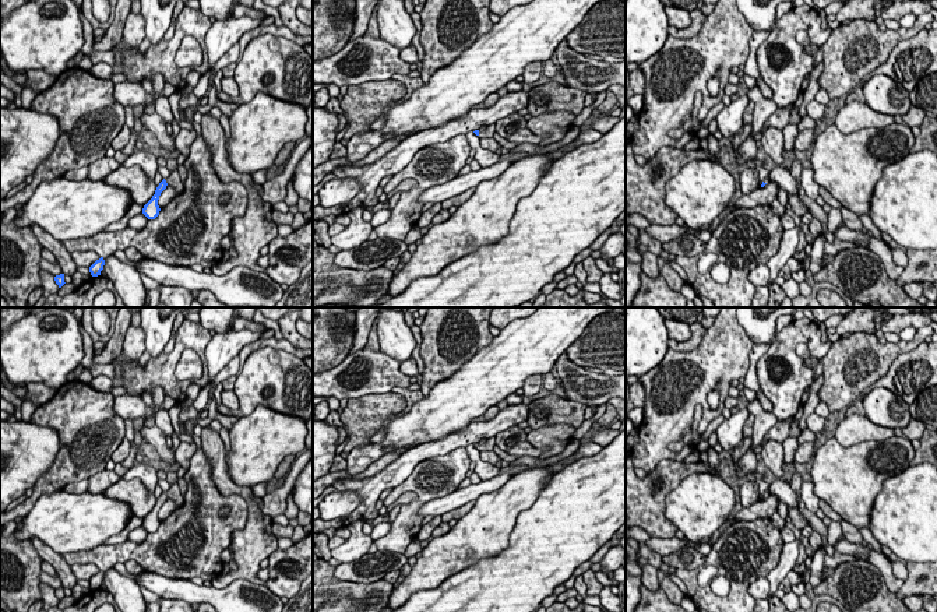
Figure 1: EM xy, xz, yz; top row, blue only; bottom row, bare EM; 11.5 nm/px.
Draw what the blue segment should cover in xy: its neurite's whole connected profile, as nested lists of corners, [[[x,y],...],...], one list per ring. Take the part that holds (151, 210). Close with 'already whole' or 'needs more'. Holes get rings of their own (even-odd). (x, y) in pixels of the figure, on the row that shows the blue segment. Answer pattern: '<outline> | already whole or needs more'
[[[177,168],[170,172],[170,175],[166,180],[163,179],[159,183],[159,186],[156,187],[155,194],[152,196],[152,198],[144,205],[142,214],[148,219],[155,219],[159,215],[161,208],[158,205],[158,200],[159,200],[161,193],[166,189],[168,184],[170,184],[175,189],[176,194],[180,194],[183,191],[184,184],[180,179]]] | needs more

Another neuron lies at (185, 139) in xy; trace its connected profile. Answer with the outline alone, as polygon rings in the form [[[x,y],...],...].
[[[182,129],[175,138],[175,147],[182,155],[189,156],[190,147],[195,138],[197,138],[197,133],[194,129],[193,130]]]

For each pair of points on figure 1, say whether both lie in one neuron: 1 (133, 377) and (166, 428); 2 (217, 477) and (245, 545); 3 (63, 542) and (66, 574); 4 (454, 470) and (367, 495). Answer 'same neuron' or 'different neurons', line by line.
1: different neurons
2: same neuron
3: different neurons
4: different neurons

